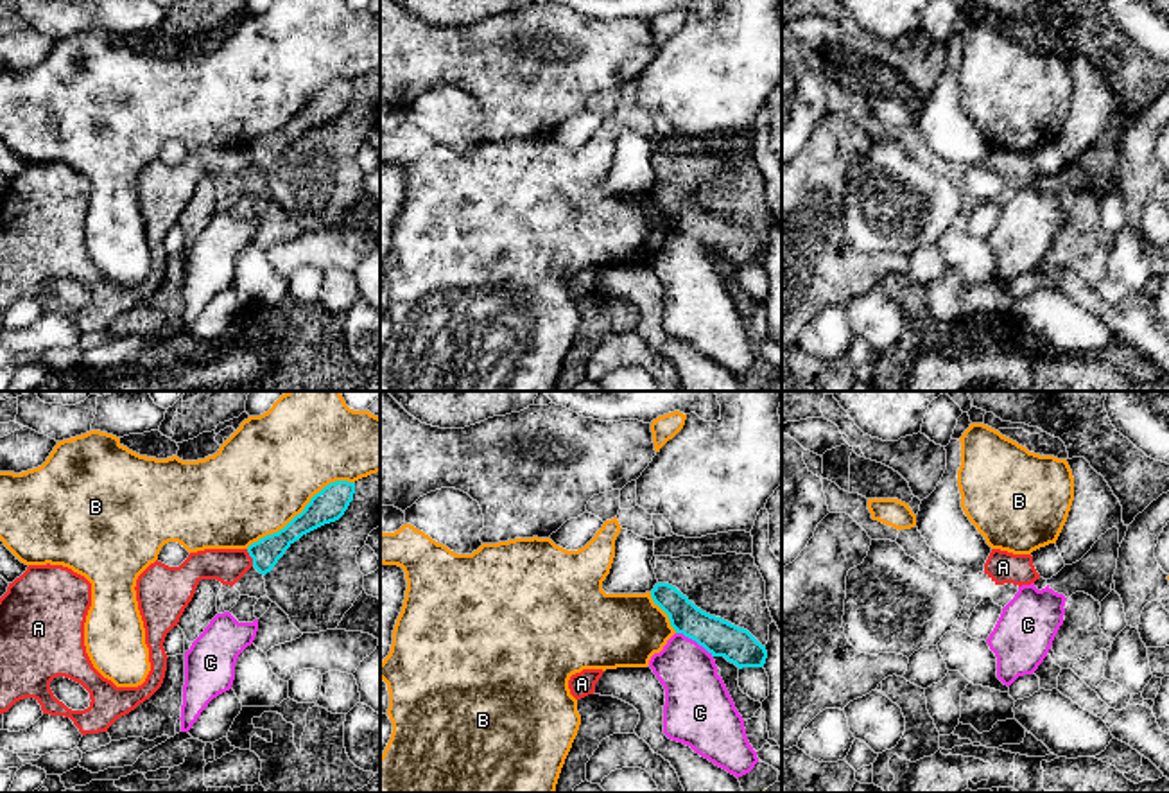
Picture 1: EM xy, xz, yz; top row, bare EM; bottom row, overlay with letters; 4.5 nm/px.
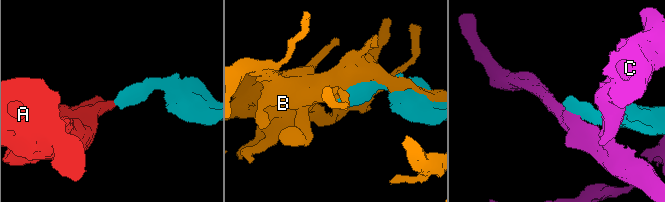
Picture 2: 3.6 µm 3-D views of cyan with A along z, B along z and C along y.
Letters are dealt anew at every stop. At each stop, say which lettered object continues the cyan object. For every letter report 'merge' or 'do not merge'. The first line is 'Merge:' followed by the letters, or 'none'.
Merge: none
A: do not merge
B: do not merge
C: do not merge

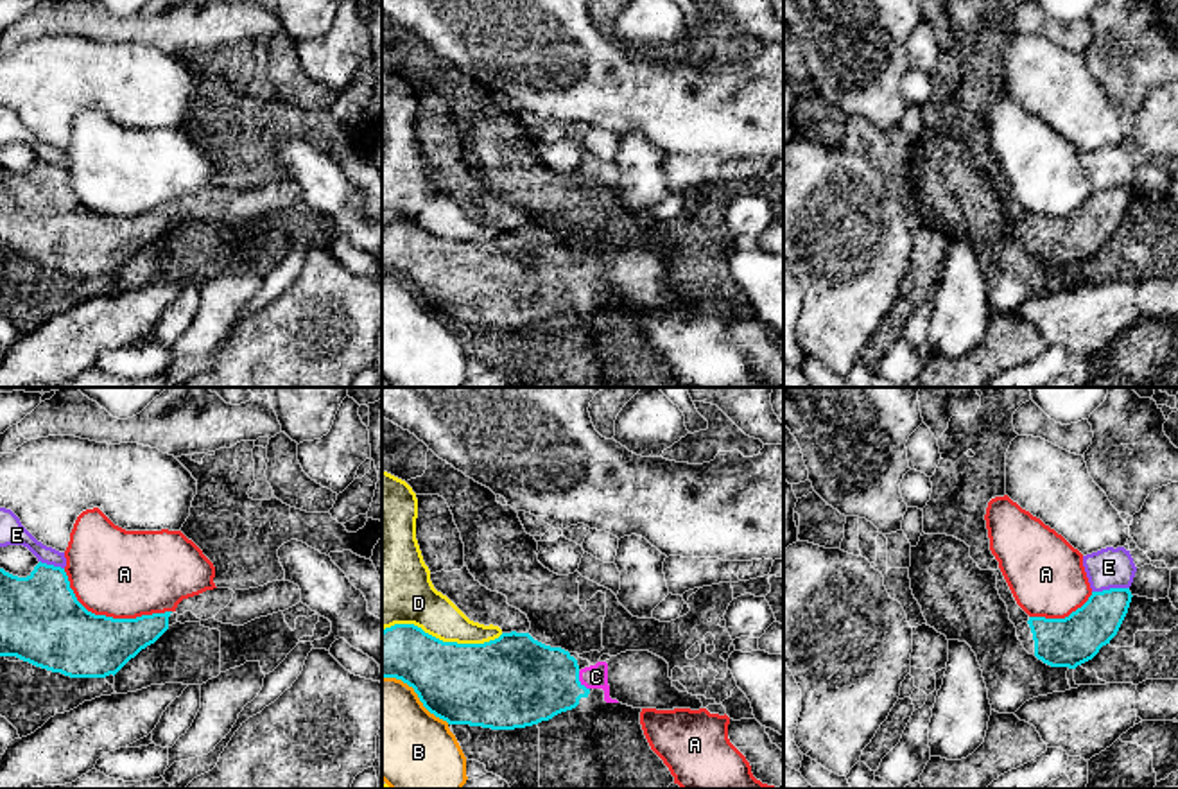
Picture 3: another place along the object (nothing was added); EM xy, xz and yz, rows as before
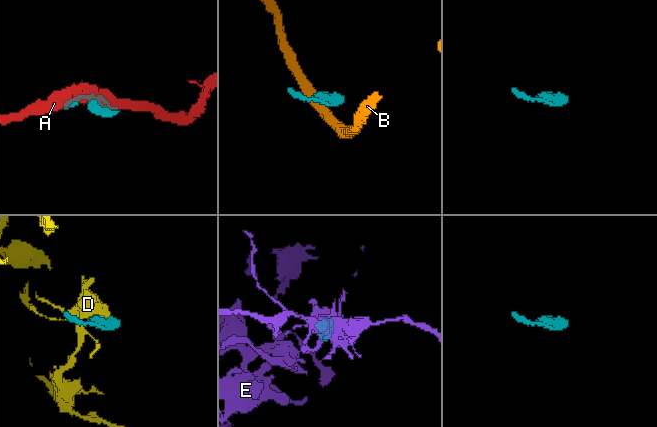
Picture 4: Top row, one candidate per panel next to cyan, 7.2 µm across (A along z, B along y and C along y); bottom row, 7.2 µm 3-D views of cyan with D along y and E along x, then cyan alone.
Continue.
Merge: C
A: do not merge
B: do not merge
C: merge
D: do not merge
E: do not merge

